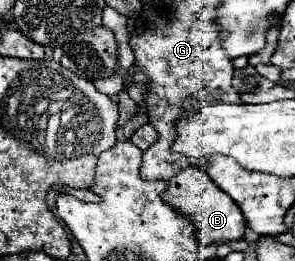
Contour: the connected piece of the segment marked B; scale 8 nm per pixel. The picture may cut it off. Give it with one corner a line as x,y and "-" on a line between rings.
189,166
181,170
177,176
173,176
169,180
167,190
163,192
163,200
173,208
181,208
183,214
195,220
197,240
201,244
223,244
243,238
245,220
239,206
209,178
209,174
201,166

